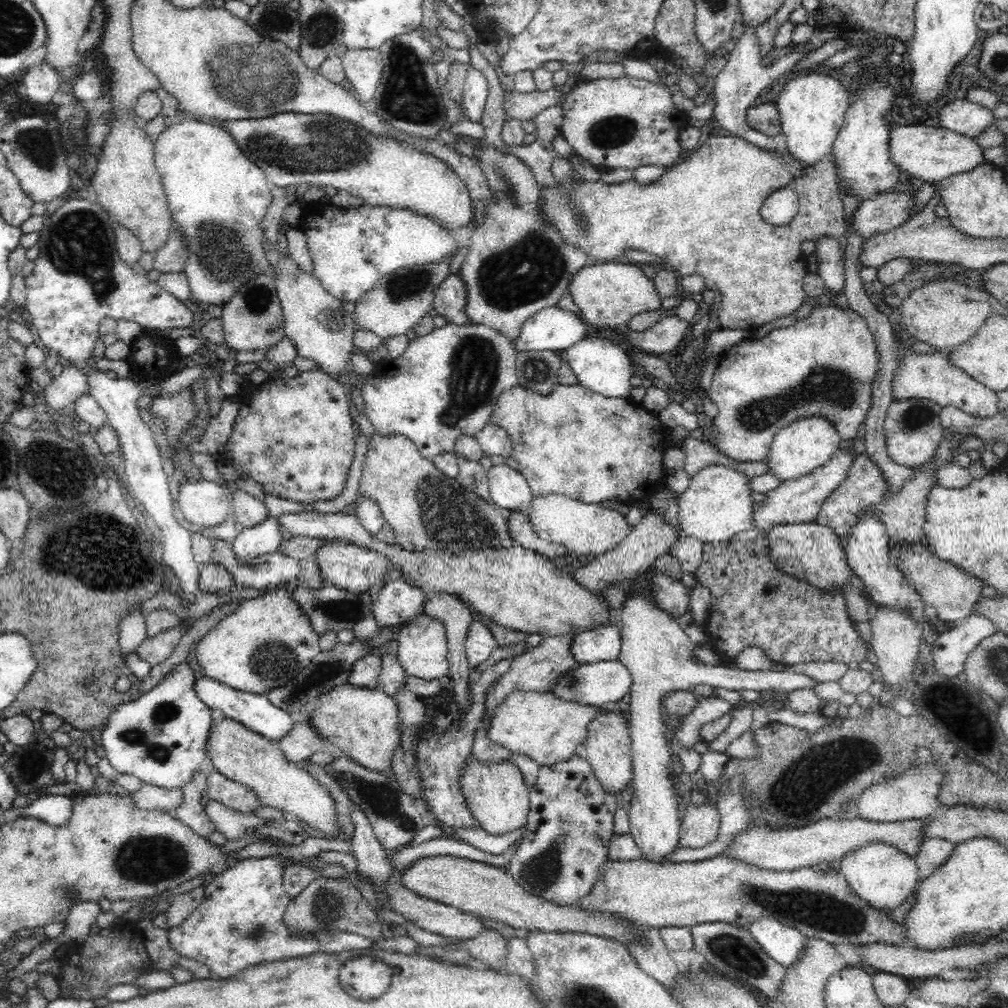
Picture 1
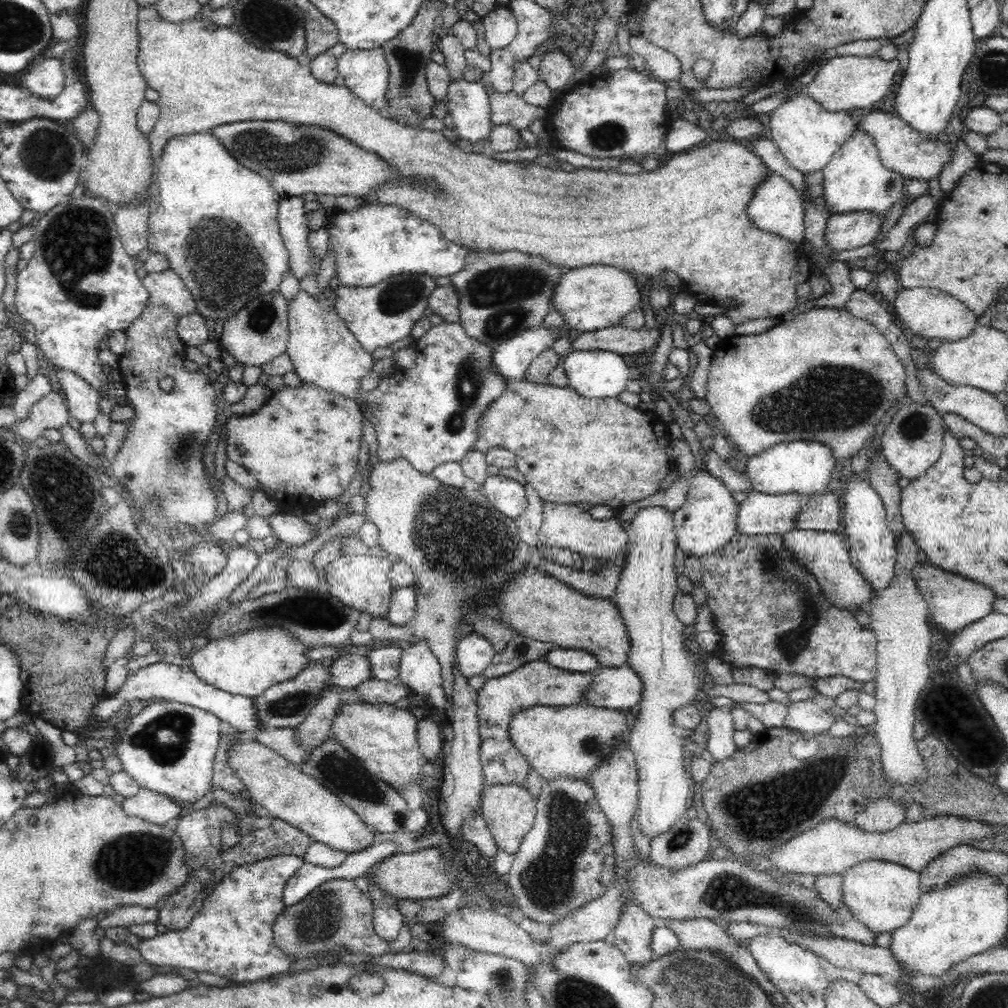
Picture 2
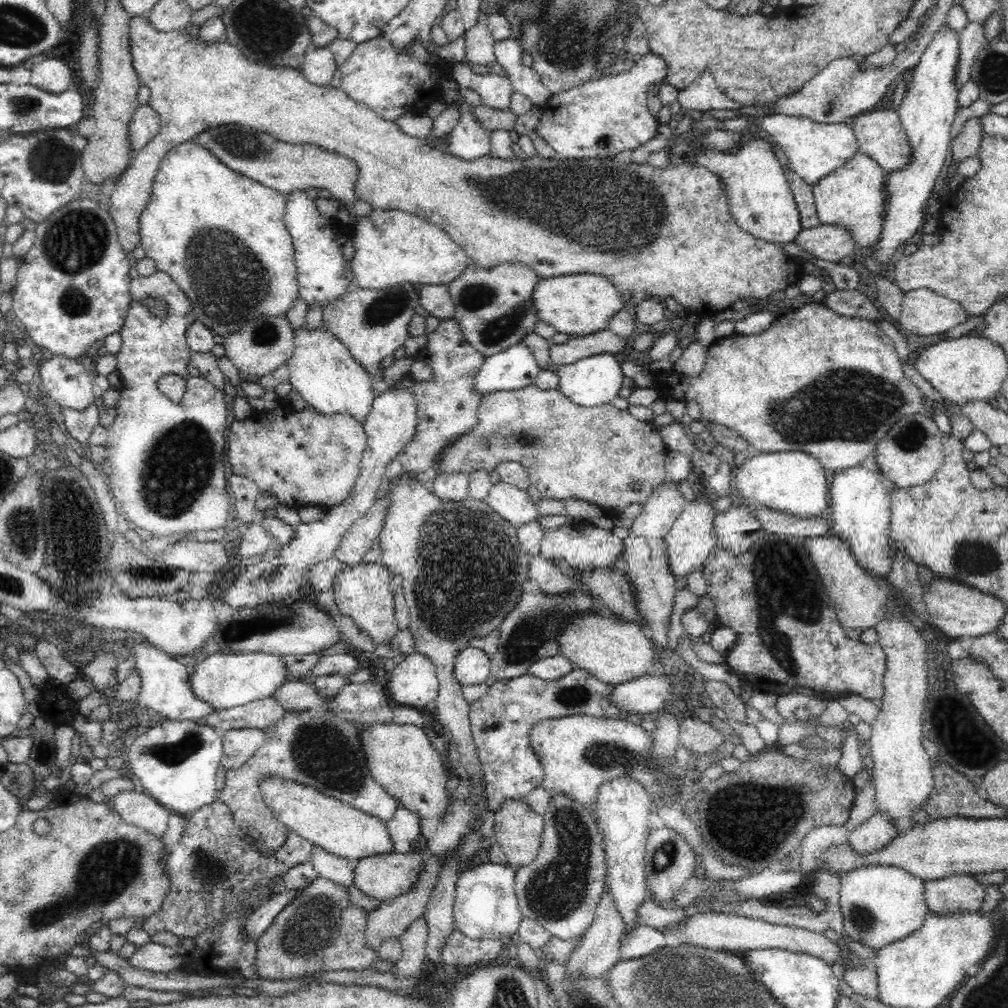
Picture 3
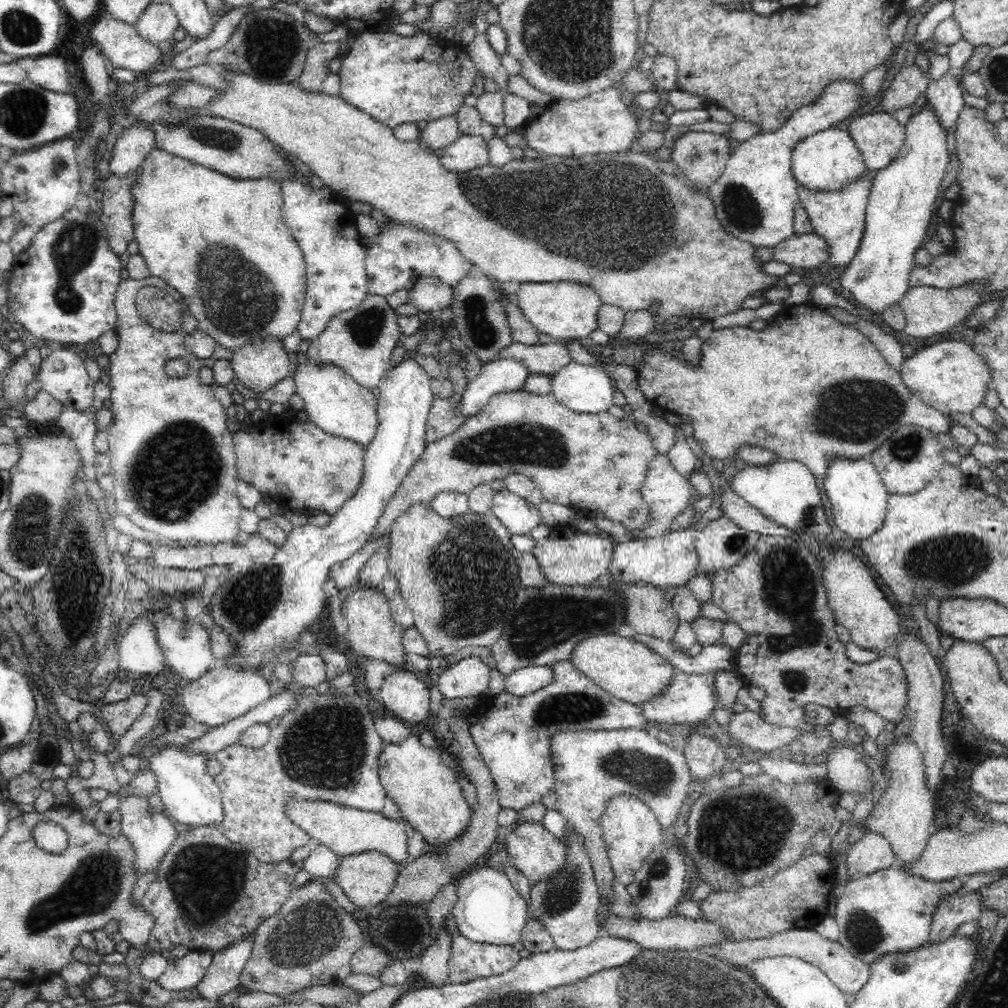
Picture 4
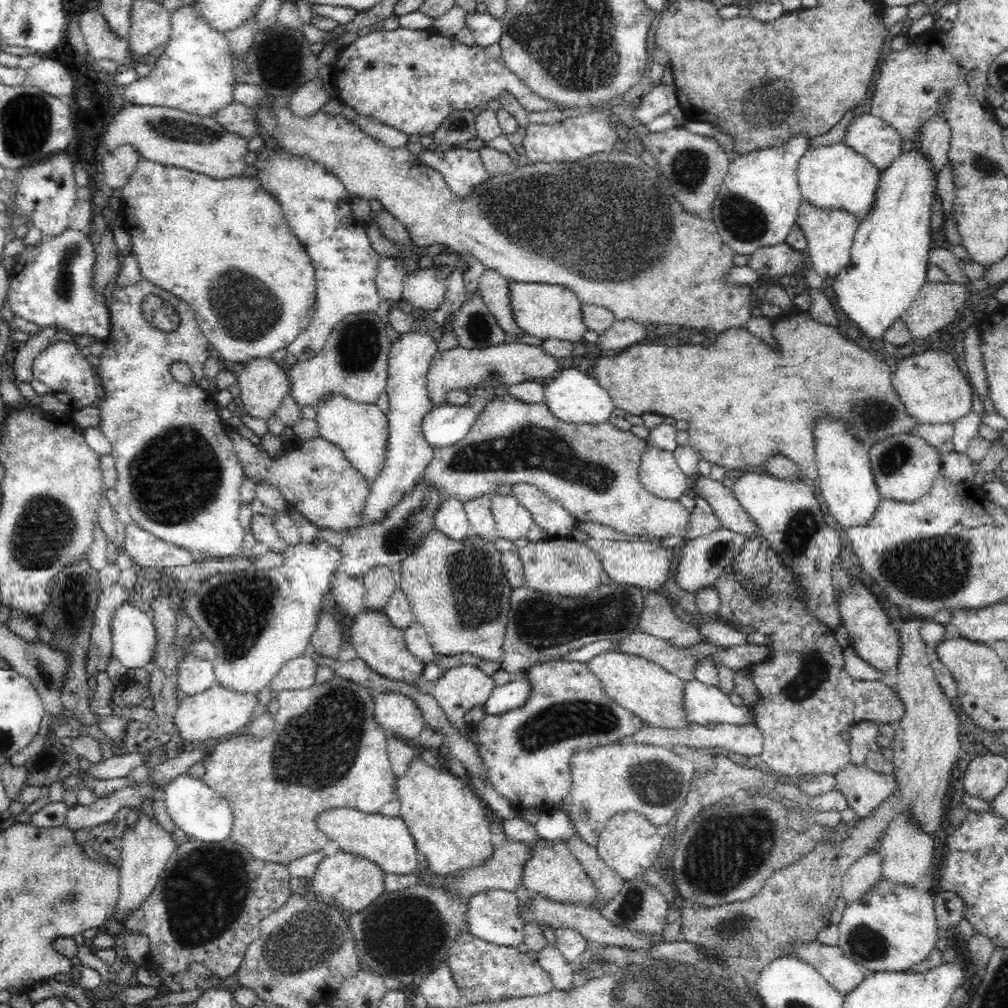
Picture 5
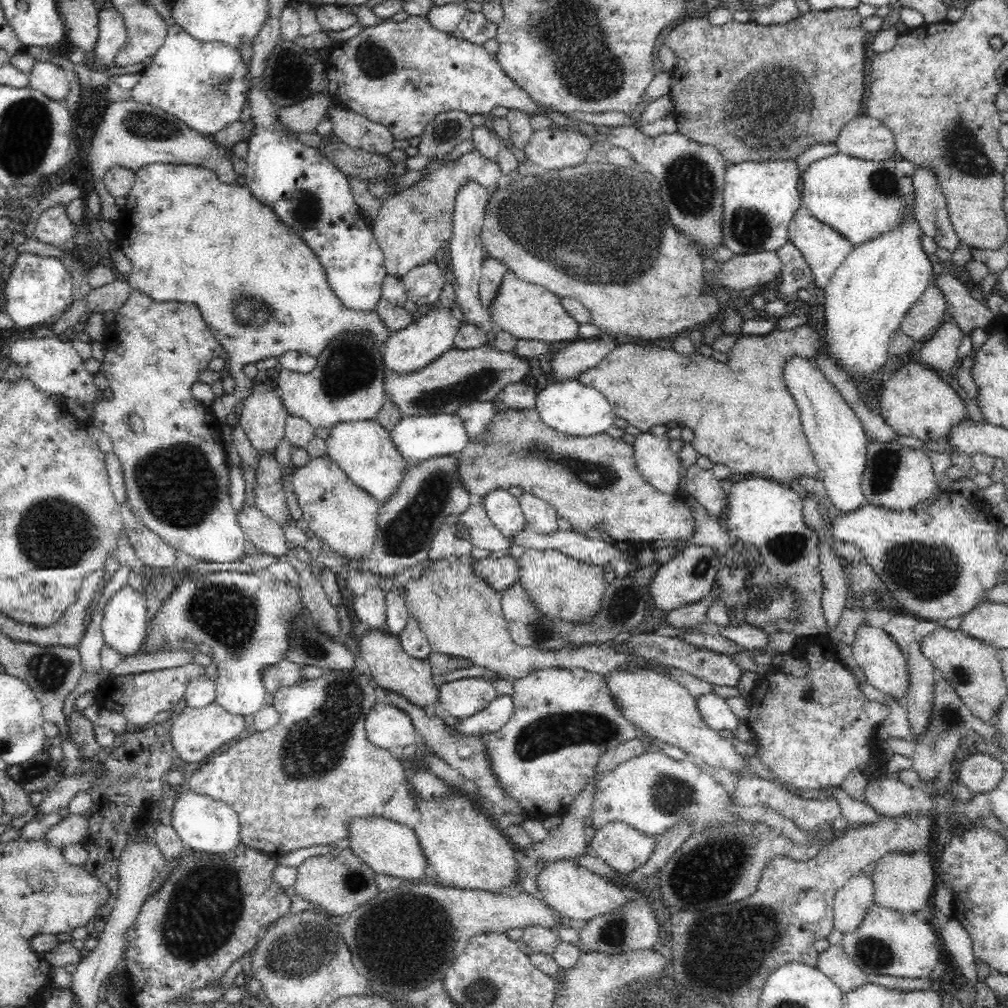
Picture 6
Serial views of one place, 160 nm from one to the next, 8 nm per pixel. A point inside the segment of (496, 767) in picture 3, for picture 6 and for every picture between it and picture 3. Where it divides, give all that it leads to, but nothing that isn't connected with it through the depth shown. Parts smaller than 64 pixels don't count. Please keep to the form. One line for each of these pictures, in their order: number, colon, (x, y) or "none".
4: (513, 734)
5: (527, 750)
6: (563, 721)

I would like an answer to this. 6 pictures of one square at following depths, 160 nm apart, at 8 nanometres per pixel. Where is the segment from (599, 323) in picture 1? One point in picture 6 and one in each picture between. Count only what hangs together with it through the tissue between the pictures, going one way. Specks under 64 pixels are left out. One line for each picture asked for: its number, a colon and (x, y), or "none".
2: (593, 297)
3: (577, 305)
4: (565, 310)
5: (547, 311)
6: (527, 311)

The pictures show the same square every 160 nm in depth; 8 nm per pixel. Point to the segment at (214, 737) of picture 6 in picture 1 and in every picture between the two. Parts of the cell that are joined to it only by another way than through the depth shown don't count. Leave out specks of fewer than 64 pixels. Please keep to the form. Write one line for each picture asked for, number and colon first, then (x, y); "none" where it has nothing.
1: (266, 643)
2: (247, 664)
3: (224, 681)
4: (222, 694)
5: (208, 717)

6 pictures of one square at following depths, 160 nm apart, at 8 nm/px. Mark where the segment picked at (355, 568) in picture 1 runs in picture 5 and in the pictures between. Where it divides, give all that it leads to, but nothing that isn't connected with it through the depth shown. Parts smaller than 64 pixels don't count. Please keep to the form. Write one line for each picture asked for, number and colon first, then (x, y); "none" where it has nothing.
2: (362, 582)
3: (362, 592)
4: (372, 632)
5: (378, 642)

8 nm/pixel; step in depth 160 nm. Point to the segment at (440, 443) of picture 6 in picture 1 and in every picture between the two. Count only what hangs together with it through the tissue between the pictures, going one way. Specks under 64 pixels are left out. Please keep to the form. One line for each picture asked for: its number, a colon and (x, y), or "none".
1: (551, 329)
2: (510, 360)
3: (514, 368)
4: (505, 375)
5: (446, 425)

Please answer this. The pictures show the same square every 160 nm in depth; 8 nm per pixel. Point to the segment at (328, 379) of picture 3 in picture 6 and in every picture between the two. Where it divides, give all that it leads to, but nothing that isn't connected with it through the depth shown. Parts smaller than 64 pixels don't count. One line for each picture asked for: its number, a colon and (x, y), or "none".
4: (339, 406)
5: (361, 430)
6: (363, 449)

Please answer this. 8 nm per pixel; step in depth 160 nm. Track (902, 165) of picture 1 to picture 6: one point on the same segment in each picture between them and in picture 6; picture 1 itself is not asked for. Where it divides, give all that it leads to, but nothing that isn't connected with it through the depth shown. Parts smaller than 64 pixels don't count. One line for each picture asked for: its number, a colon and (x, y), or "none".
2: (901, 149)
3: (880, 135)
4: (879, 137)
5: (868, 135)
6: (867, 138)

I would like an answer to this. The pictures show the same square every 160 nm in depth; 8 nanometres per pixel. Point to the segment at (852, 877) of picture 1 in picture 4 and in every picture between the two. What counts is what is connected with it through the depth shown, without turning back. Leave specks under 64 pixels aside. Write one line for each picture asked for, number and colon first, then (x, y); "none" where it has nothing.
2: (881, 895)
3: (880, 904)
4: (889, 911)

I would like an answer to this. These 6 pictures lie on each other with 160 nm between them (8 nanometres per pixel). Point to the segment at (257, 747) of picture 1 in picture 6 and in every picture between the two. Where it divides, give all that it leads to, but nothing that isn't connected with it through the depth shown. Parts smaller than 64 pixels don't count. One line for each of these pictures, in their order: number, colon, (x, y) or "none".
2: (284, 792)
3: (340, 829)
4: (345, 831)
5: (387, 842)
6: (389, 848)

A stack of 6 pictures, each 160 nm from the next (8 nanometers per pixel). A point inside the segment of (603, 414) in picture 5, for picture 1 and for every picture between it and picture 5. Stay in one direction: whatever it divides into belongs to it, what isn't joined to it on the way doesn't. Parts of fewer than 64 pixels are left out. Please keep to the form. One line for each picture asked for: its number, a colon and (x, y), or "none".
1: (601, 365)
2: (598, 374)
3: (595, 380)
4: (587, 389)

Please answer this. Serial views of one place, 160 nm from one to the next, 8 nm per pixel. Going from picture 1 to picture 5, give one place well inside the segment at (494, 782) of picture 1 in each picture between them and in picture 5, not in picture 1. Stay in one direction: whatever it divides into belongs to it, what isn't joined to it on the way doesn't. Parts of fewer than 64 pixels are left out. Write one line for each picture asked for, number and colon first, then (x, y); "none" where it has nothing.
2: (509, 811)
3: (518, 830)
4: (536, 853)
5: (552, 871)

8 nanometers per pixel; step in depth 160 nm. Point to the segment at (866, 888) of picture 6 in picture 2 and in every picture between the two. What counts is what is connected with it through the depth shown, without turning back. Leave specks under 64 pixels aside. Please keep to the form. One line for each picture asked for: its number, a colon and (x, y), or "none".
2: (879, 816)
3: (877, 832)
4: (872, 853)
5: (864, 873)

